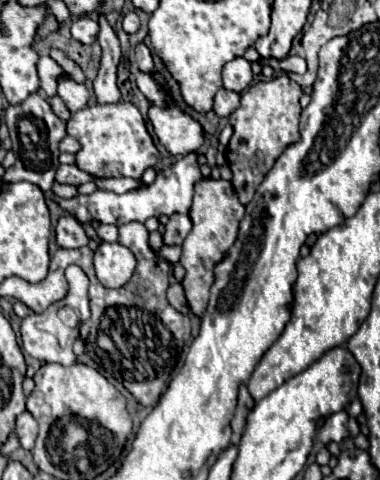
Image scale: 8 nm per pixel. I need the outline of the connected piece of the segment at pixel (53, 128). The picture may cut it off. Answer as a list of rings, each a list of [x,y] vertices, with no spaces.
[[[34,92],[30,94],[22,104],[18,106],[8,106],[6,108],[6,126],[10,130],[10,140],[12,140],[12,152],[16,156],[16,164],[6,170],[2,176],[4,182],[32,182],[36,184],[42,192],[50,192],[56,176],[56,168],[60,166],[60,140],[66,136],[66,124],[52,112],[48,100]]]

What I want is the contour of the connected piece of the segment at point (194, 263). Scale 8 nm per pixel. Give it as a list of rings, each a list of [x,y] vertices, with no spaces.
[[[202,180],[194,186],[194,200],[190,206],[190,218],[192,218],[192,230],[188,238],[182,244],[182,256],[180,264],[186,268],[186,276],[182,280],[188,304],[194,314],[202,316],[208,304],[210,286],[214,282],[212,268],[220,262],[224,252],[234,244],[238,234],[238,224],[244,218],[244,206],[238,202],[236,190],[226,180]]]

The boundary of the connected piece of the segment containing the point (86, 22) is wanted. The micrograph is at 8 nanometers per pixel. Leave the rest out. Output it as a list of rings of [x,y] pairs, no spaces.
[[[74,18],[72,20],[72,38],[82,42],[82,44],[94,44],[96,42],[96,36],[98,36],[98,20],[96,18]]]

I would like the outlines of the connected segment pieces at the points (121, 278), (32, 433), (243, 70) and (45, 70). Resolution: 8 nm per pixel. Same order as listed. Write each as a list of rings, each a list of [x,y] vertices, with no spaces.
[[[100,242],[94,254],[94,268],[100,284],[106,288],[122,288],[136,268],[136,258],[118,242]]]
[[[28,412],[18,416],[18,420],[16,420],[16,436],[18,436],[20,446],[24,450],[34,448],[34,442],[36,442],[36,436],[38,436],[38,424]]]
[[[234,58],[232,62],[228,62],[224,66],[222,80],[224,80],[224,88],[228,88],[232,92],[242,92],[252,82],[250,62],[246,62],[244,58]]]
[[[40,56],[40,60],[38,60],[38,76],[40,76],[40,88],[50,98],[56,96],[56,84],[64,76],[64,70],[50,56]]]

